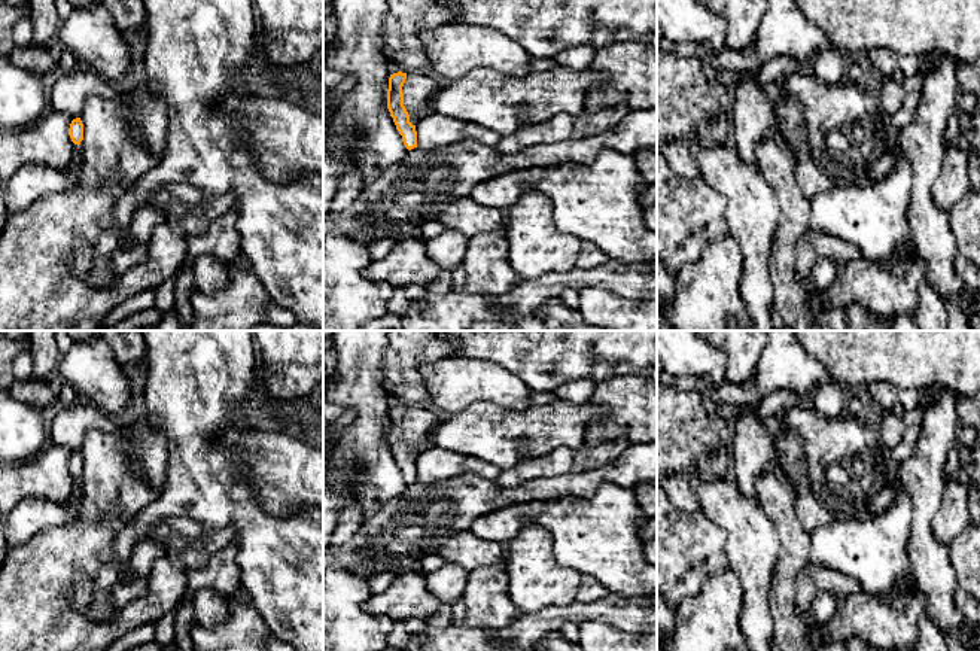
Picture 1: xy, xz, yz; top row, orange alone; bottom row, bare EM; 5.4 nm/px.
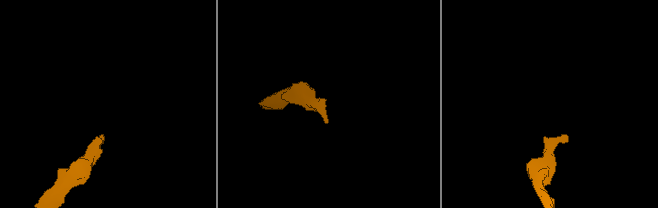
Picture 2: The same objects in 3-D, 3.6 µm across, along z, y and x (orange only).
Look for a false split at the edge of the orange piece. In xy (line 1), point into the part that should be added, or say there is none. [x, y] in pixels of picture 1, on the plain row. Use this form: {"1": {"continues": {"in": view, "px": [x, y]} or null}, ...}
{"1": {"continues": null}}

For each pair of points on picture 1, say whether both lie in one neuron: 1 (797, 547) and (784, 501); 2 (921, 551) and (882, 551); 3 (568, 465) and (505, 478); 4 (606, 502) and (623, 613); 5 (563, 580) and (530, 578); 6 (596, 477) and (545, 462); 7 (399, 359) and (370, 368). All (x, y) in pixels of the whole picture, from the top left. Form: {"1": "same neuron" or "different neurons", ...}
{"1": "same neuron", "2": "different neurons", "3": "same neuron", "4": "different neurons", "5": "same neuron", "6": "different neurons", "7": "different neurons"}

